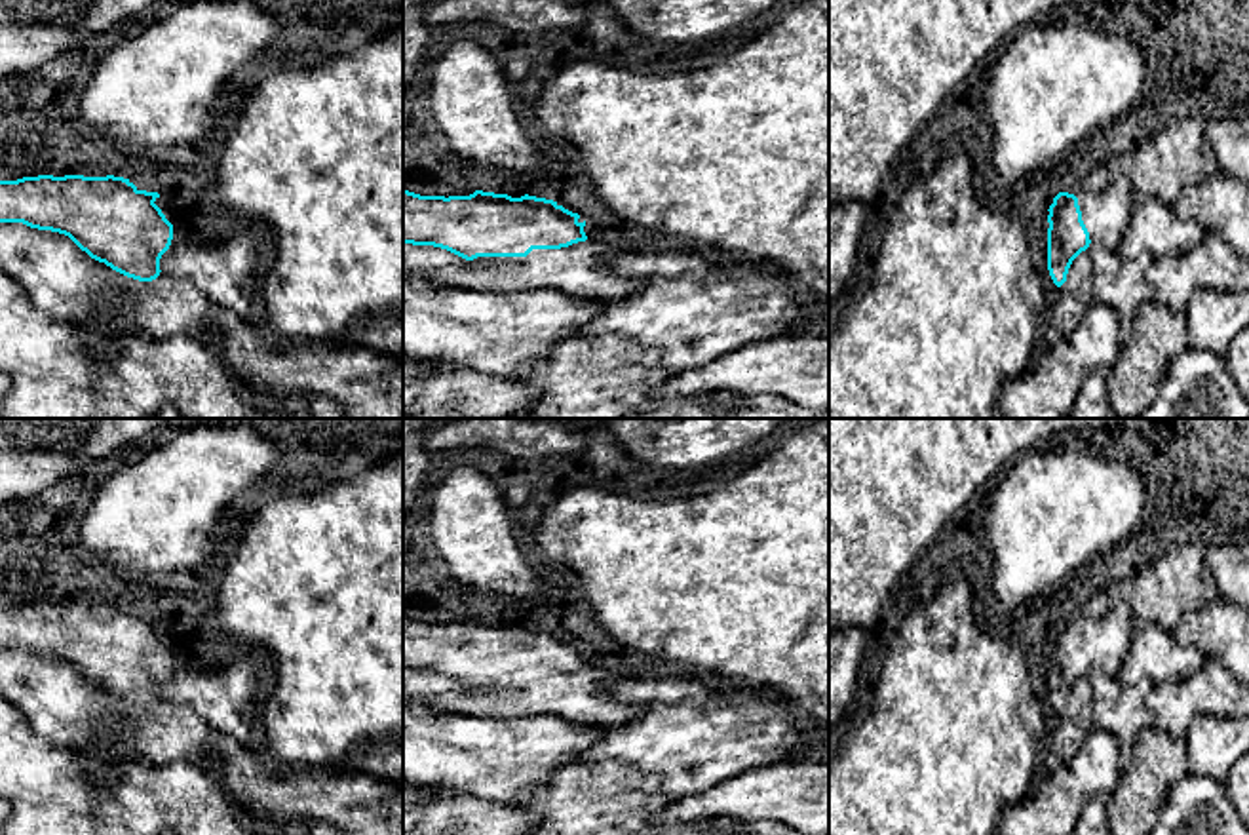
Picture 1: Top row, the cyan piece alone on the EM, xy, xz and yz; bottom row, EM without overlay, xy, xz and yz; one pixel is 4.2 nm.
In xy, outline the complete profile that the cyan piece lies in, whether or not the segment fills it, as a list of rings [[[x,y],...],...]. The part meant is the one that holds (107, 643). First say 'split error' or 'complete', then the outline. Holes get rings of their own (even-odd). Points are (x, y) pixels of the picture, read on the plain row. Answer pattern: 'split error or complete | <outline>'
split error | [[[38,601],[0,607],[0,649],[23,649],[65,660],[91,685],[139,708],[152,708],[162,698],[186,706],[207,727],[241,746],[251,742],[255,708],[264,694],[259,668],[251,660],[238,658],[217,668],[177,664],[179,643],[154,612],[114,601]]]

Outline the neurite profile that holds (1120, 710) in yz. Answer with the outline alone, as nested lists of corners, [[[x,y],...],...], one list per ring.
[[[1091,668],[1087,673],[1093,687],[1093,727],[1110,732],[1120,744],[1120,772],[1133,763],[1133,744],[1137,736],[1156,727],[1156,717],[1146,706],[1154,683],[1143,679],[1124,685],[1116,675]]]

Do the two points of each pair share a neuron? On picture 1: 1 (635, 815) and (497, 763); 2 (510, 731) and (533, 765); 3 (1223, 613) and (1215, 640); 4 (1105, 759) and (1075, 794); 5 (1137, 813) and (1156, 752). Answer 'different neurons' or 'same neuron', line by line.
1: different neurons
2: same neuron
3: same neuron
4: same neuron
5: same neuron

